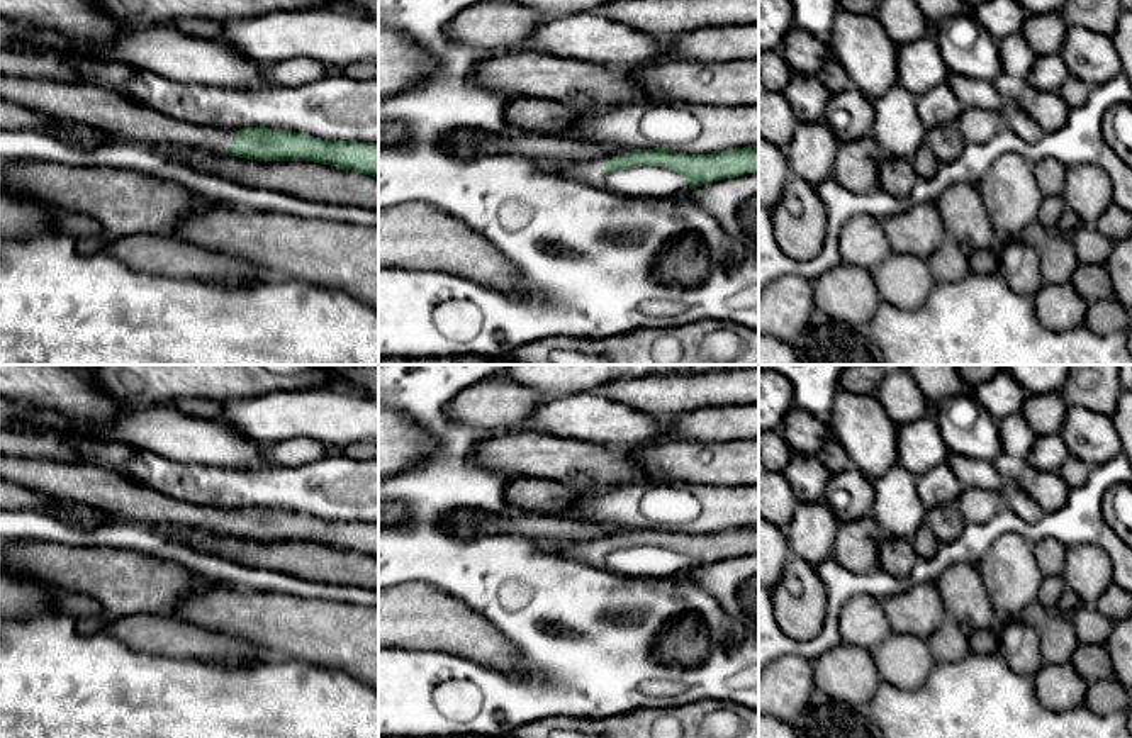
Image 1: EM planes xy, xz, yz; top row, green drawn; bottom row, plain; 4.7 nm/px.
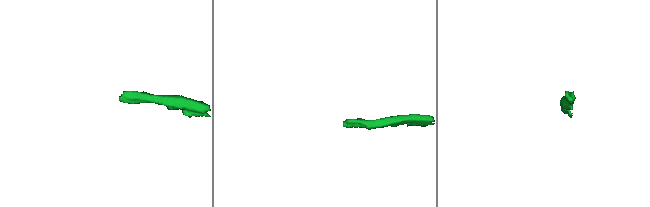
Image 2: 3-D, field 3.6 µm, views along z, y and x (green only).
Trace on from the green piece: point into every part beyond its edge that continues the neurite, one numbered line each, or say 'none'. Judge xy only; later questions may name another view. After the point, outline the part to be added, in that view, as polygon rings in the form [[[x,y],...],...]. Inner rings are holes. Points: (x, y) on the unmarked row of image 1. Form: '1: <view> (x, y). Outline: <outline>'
1: xy (111, 491). Outline: [[[0,455],[0,477],[27,485],[49,499],[71,500],[158,529],[190,528],[224,533],[238,517],[238,511],[178,500],[122,470],[88,461],[66,463]]]

